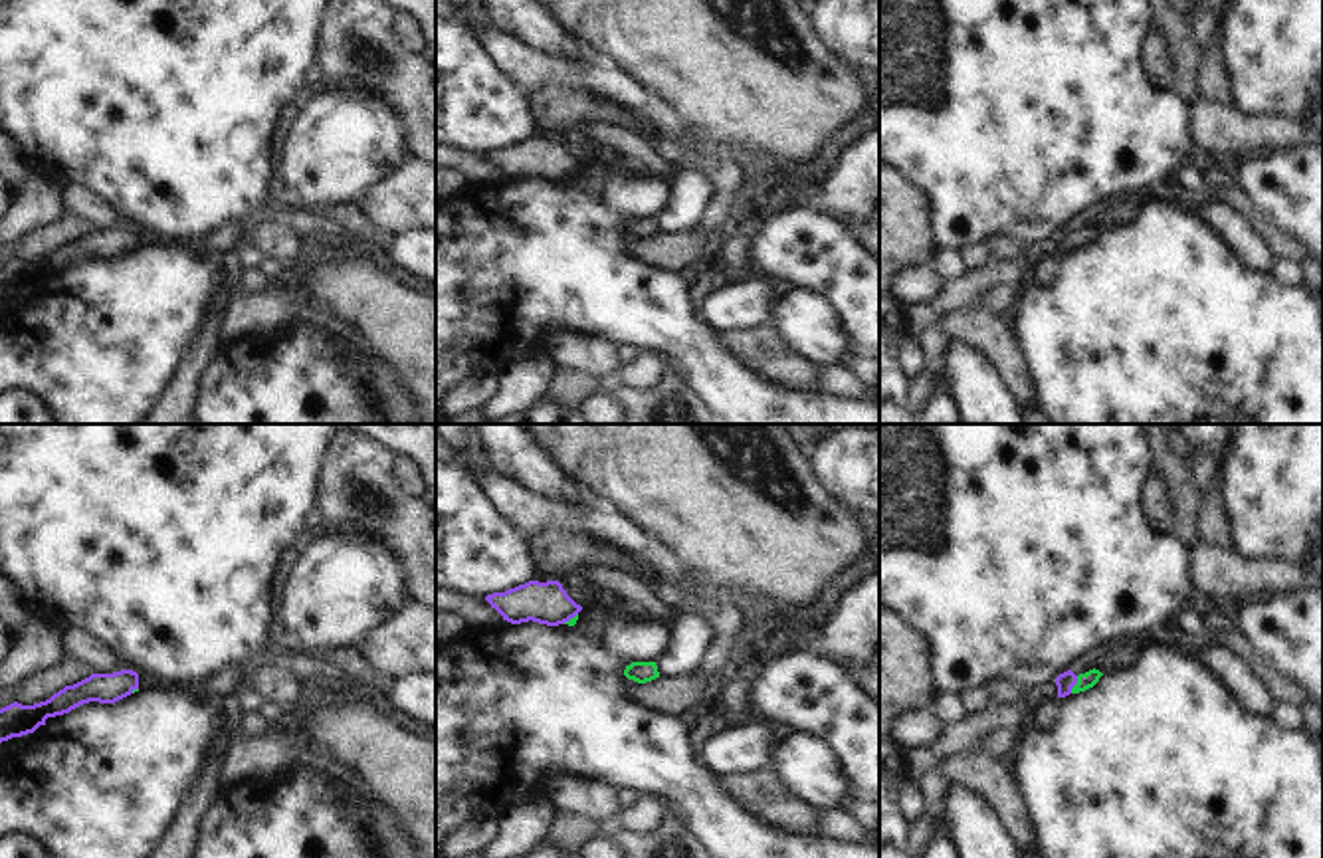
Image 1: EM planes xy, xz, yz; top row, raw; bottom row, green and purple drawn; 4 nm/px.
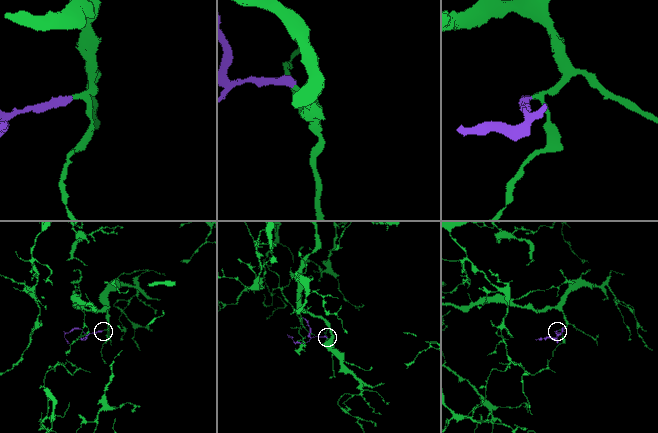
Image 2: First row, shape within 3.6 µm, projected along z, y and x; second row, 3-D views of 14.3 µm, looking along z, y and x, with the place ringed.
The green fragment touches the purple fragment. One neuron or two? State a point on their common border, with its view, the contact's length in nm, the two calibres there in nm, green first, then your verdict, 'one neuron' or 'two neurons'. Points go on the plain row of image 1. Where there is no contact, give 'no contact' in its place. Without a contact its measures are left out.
yz (1076, 240) | 80 nm | 70/70 nm | one neuron

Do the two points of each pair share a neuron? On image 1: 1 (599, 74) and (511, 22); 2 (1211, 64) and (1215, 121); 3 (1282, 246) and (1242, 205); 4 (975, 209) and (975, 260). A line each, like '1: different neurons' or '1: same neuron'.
1: different neurons
2: different neurons
3: same neuron
4: different neurons

